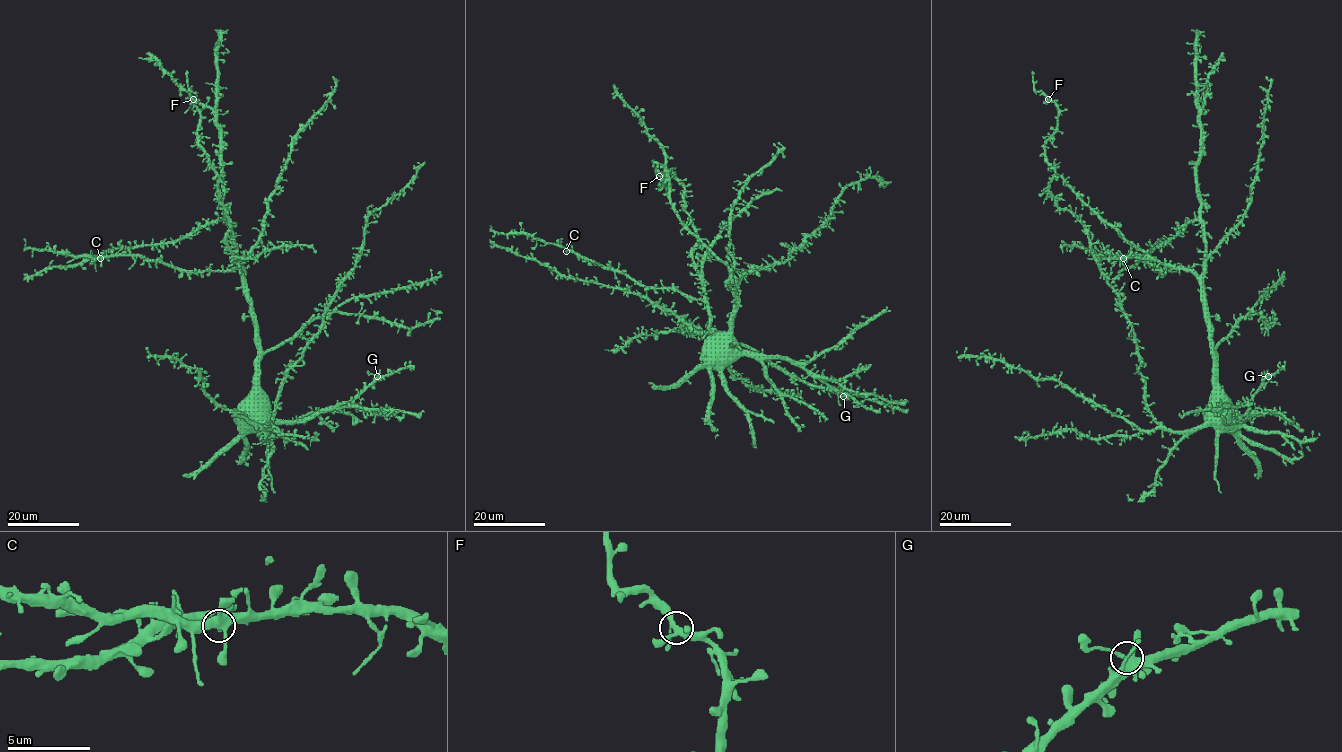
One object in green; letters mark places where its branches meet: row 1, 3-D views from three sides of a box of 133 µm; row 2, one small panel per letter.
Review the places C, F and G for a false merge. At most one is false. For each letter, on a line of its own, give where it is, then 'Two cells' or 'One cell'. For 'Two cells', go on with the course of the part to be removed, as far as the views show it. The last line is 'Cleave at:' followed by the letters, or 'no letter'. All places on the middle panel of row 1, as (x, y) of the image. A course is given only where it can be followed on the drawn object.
C: Place: (566, 251). One cell
F: Place: (659, 176). One cell
G: Place: (843, 396). One cell
Cleave at: no letter

